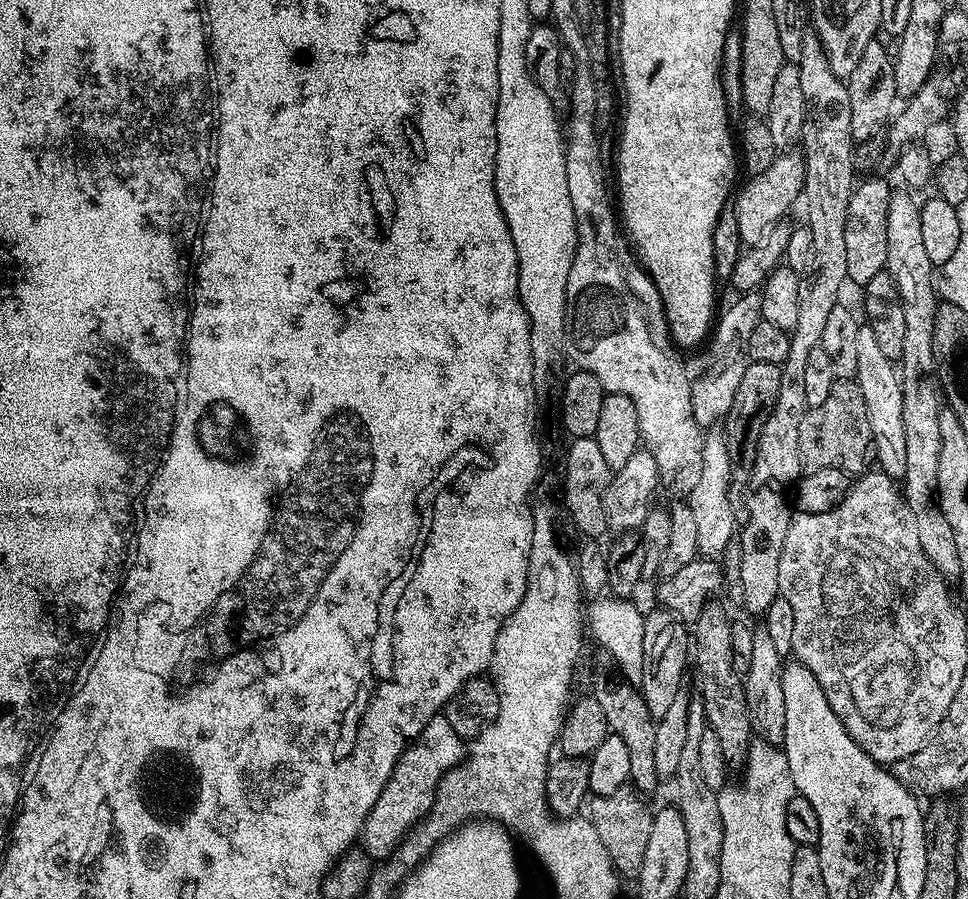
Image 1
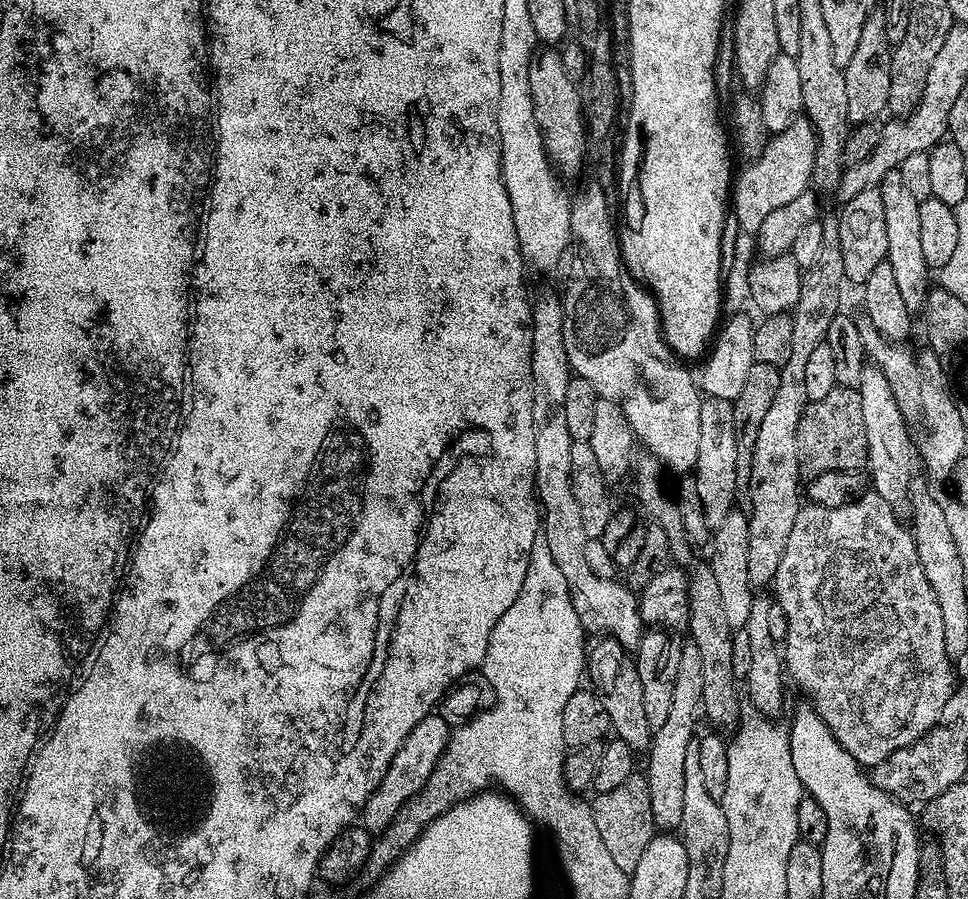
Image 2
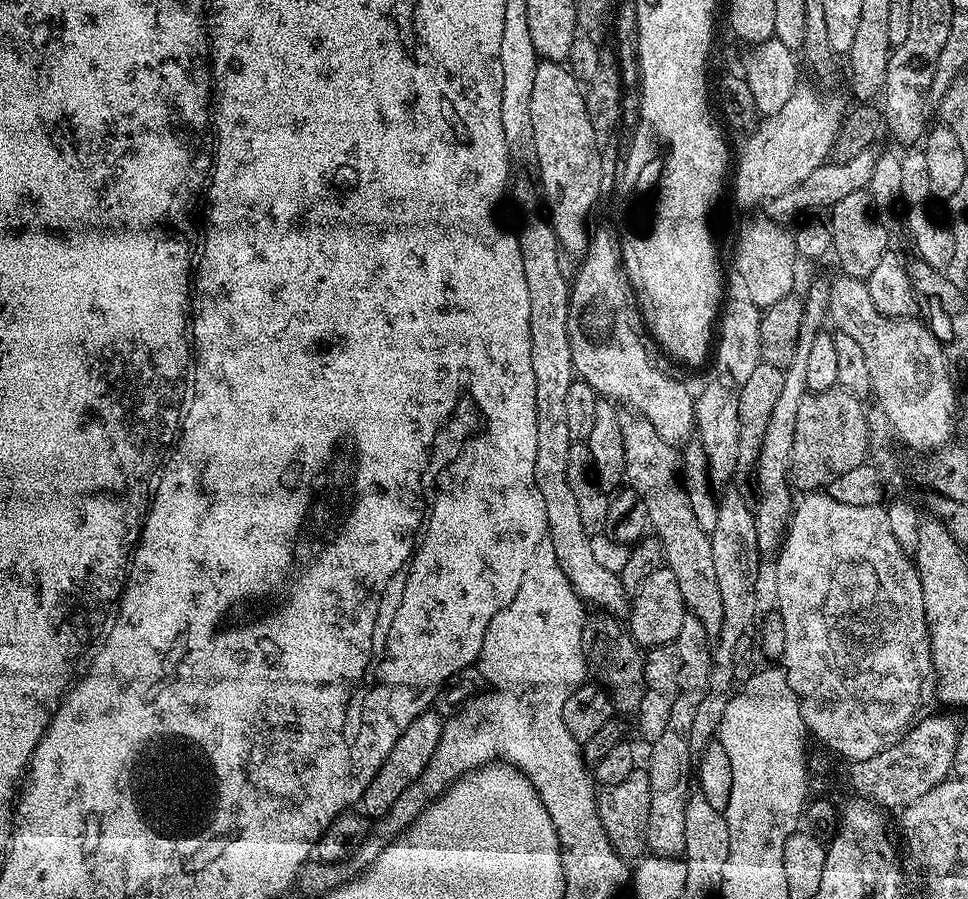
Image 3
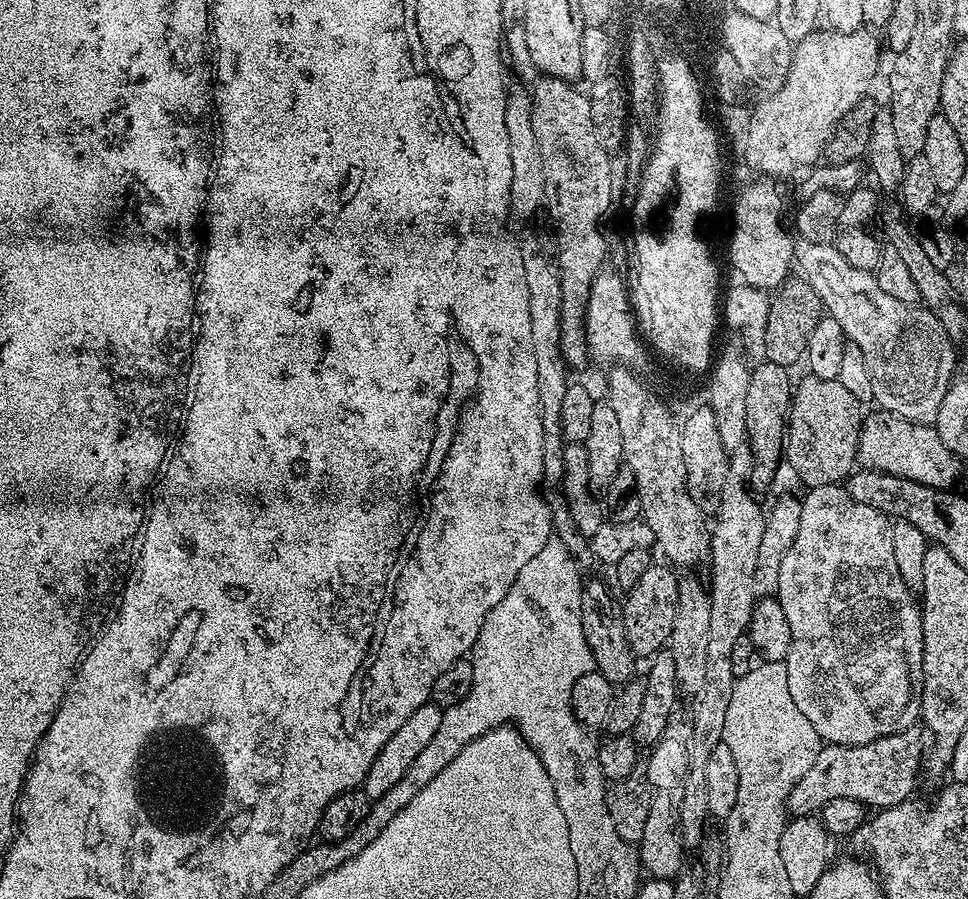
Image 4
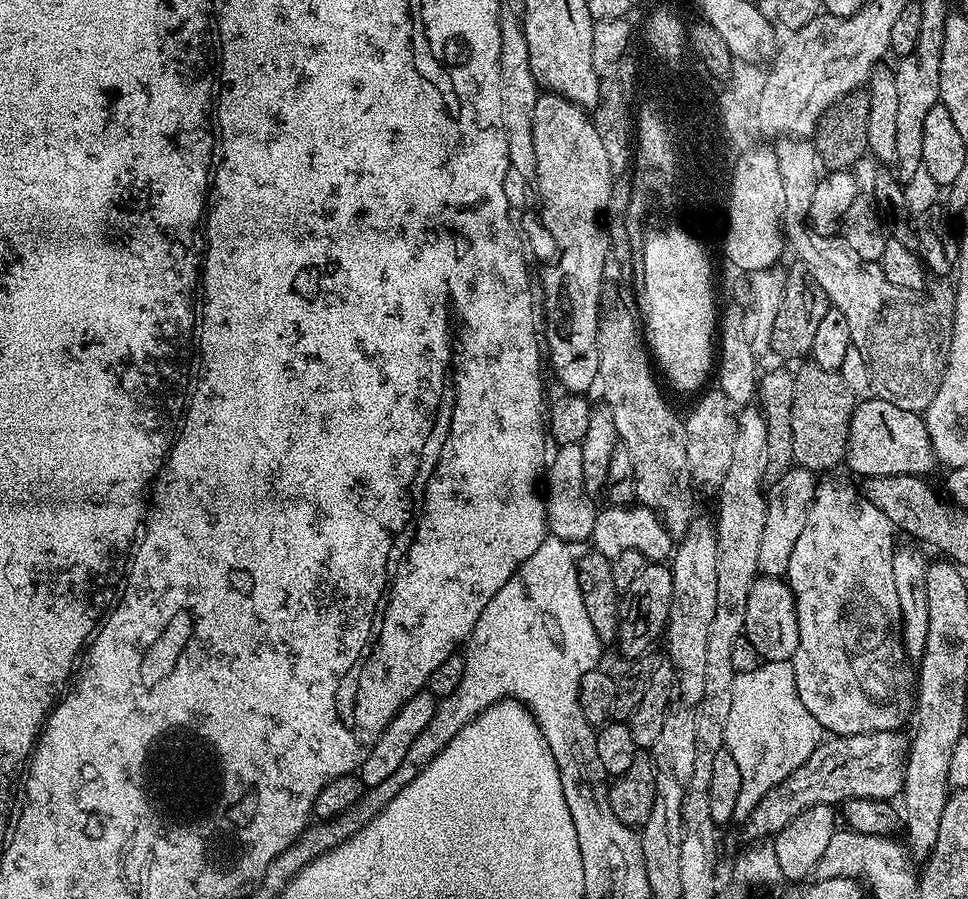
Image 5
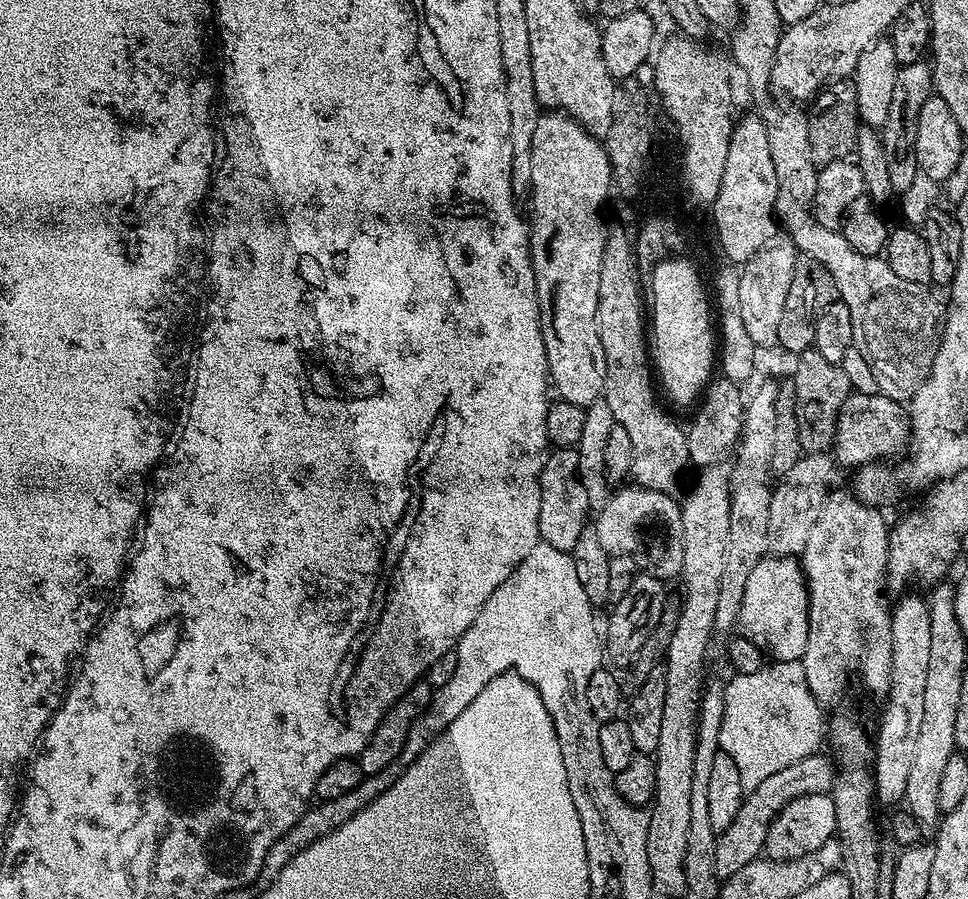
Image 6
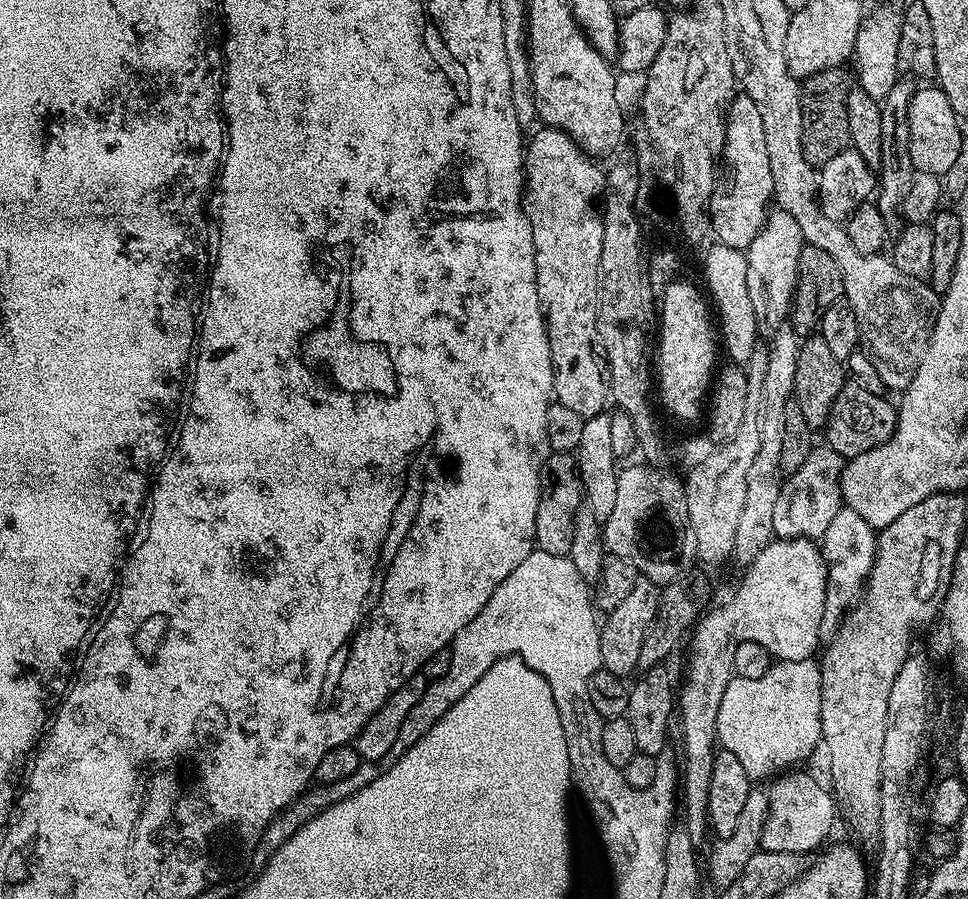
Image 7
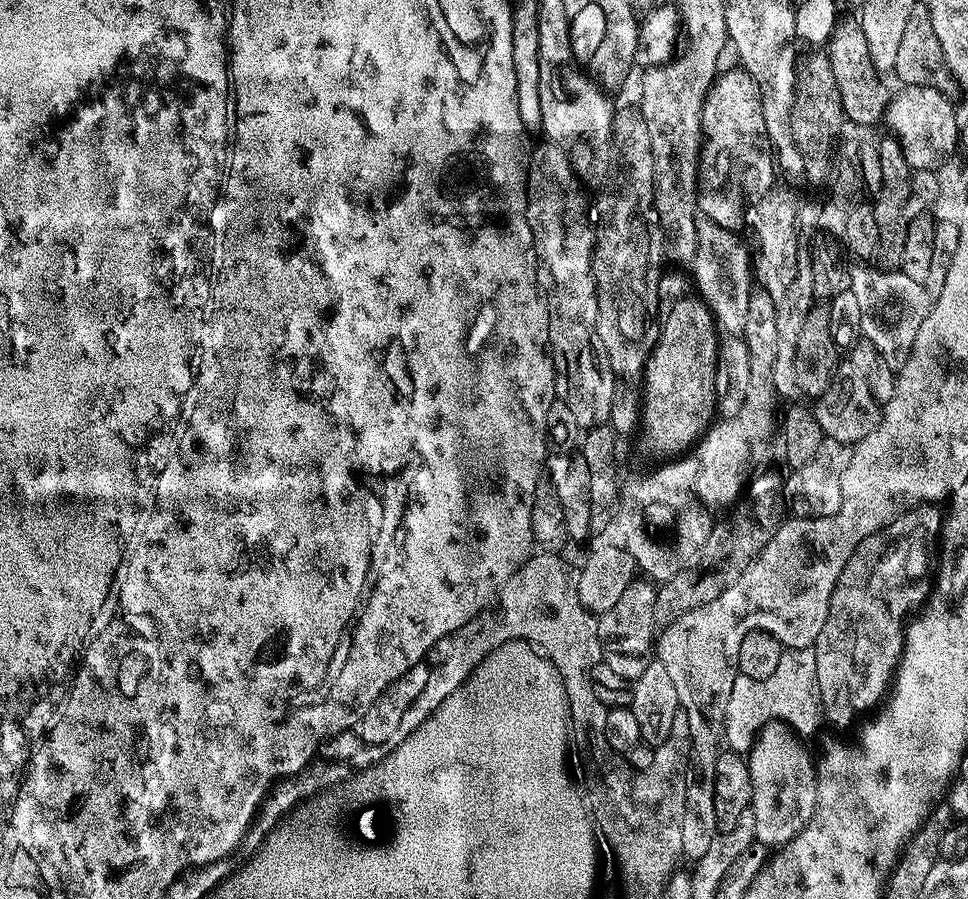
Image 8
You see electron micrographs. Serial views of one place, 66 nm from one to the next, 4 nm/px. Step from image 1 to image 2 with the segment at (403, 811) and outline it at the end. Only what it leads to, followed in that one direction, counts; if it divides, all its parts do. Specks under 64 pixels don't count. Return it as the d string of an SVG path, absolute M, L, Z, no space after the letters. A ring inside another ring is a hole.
M438 714L422 718L422 722L418 722L418 726L410 730L410 734L406 734L386 774L382 774L382 782L378 782L374 794L370 794L364 807L362 819L370 830L383 834L390 826L390 822L394 822L394 818L402 810L405 802L414 798L422 790L422 786L426 786L430 774L434 774L434 766L438 766L438 758L442 758L446 750L449 735L450 726Z

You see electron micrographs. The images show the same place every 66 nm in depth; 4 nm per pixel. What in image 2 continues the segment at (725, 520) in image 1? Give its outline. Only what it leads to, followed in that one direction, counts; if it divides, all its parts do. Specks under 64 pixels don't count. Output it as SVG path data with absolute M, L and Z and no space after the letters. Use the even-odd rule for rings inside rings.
M709 396L701 399L700 441L698 441L698 462L694 469L698 498L702 498L702 510L706 510L709 529L721 526L727 515L734 510L736 500L736 471L738 470L738 446L734 442L734 410L731 400Z

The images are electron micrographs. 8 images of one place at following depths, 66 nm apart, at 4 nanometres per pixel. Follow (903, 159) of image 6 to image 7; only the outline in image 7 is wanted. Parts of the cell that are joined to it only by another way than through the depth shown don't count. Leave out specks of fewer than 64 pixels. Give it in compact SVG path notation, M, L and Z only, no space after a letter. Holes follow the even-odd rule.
M898 78L894 82L894 90L886 94L882 101L882 162L878 169L878 195L874 203L882 214L889 233L895 234L902 227L902 209L906 193L914 182L916 167L910 158L910 102L914 98L917 85L908 78Z

